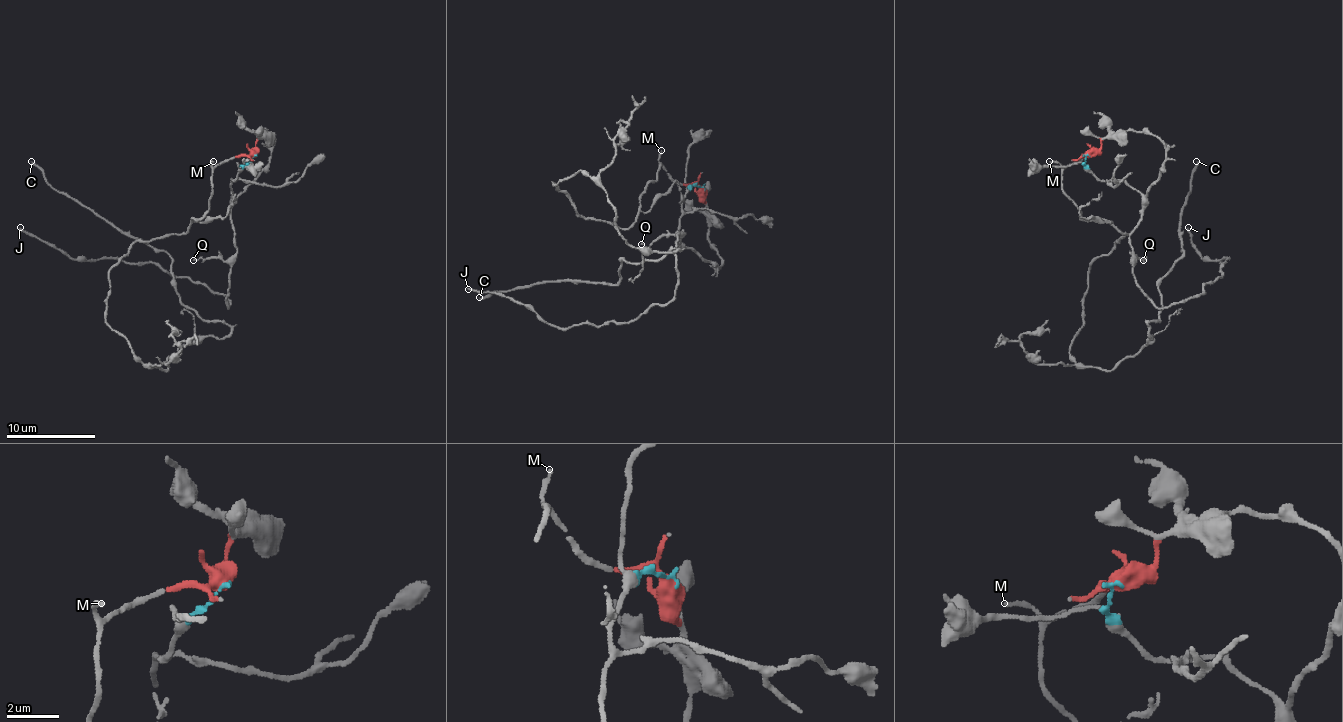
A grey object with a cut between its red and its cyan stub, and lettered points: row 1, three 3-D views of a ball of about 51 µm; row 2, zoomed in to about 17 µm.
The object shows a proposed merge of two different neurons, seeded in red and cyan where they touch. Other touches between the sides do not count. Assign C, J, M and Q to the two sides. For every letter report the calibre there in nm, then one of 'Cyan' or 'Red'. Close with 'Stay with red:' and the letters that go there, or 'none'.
C: Thickness 180 nm. Red
J: Thickness 170 nm. Cyan
M: Thickness 150 nm. Red
Q: Thickness 120 nm. Cyan
Stay with red: C, M

